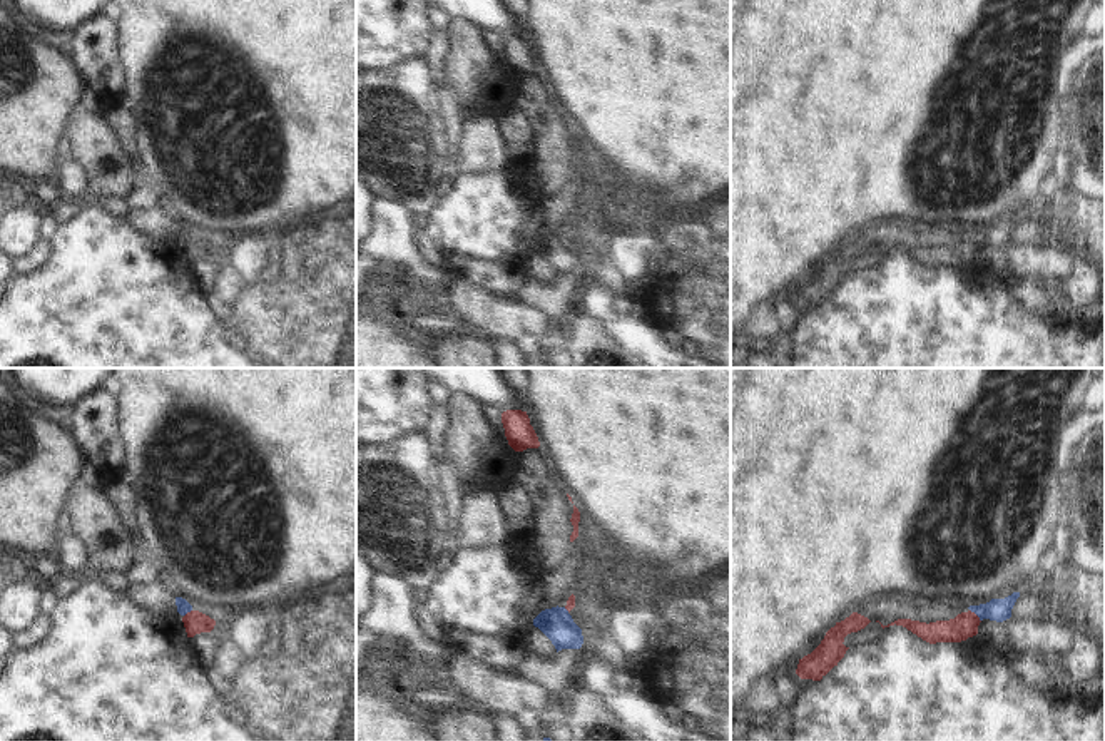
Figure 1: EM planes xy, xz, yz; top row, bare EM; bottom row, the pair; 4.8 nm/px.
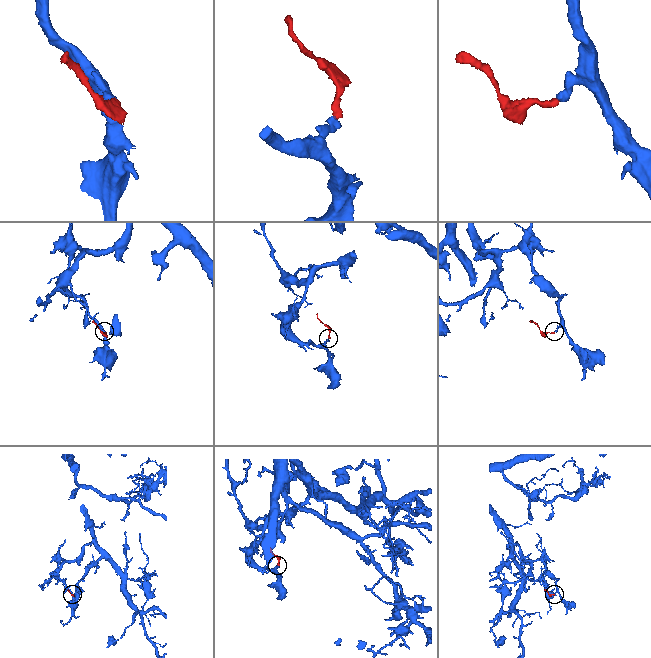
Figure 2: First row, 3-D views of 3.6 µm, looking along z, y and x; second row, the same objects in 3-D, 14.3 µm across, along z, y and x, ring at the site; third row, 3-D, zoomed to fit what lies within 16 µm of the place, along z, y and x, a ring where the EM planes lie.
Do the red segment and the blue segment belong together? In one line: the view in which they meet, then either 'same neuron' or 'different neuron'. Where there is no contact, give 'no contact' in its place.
meets red in yz; different neuron

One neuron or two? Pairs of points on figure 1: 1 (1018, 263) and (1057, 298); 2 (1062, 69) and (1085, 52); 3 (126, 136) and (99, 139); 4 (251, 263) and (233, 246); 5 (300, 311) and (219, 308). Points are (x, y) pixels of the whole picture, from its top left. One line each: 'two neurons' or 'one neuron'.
1: one neuron
2: one neuron
3: two neurons
4: one neuron
5: two neurons

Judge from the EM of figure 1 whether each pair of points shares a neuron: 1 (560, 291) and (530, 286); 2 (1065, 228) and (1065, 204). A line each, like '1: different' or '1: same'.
1: same
2: same

